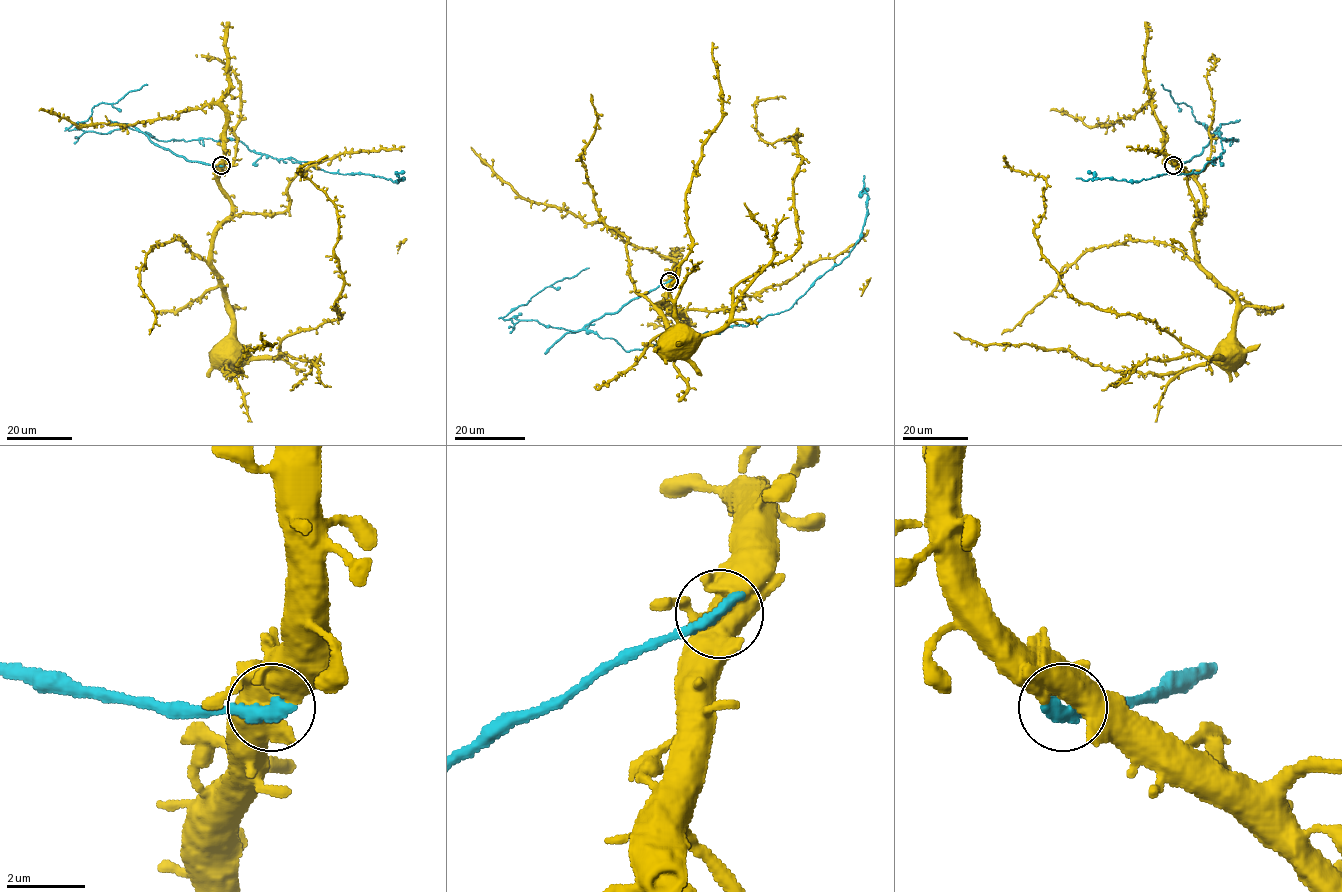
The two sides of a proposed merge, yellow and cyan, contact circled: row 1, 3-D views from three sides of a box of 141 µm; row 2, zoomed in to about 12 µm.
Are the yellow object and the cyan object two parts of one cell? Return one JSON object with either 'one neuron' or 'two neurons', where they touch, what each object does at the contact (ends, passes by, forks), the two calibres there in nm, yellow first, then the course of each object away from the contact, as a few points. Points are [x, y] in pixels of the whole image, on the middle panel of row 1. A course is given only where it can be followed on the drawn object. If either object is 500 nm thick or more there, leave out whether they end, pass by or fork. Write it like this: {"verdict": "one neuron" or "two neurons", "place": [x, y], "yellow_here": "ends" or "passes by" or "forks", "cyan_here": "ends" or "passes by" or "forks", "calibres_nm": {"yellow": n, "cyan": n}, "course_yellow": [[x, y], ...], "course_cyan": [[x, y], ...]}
{"verdict": "two neurons", "place": [669, 281], "yellow_here": "forks", "cyan_here": "ends", "calibres_nm": {"yellow": 480, "cyan": 440}, "course_yellow": [[669, 281], [666, 305], [680, 313], [663, 303], [659, 315], [675, 349], [680, 346], [676, 329]], "course_cyan": [[669, 281], [587, 328], [626, 351], [788, 310], [849, 255], [868, 188]]}

